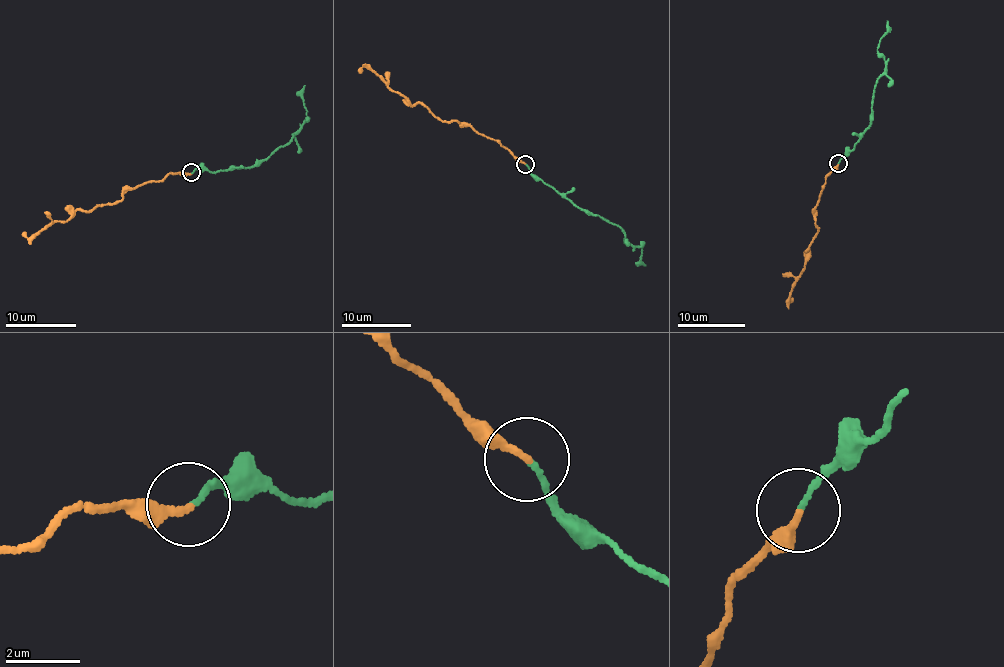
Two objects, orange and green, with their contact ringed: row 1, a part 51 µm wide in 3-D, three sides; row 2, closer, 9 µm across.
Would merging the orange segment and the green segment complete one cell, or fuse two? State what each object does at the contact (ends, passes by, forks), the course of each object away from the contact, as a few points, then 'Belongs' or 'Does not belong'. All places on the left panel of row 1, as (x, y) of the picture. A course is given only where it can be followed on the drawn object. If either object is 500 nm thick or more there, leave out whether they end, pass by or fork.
At the ring orange ends. At the ring green ends. Course of orange: (191, 173), (173, 172), (144, 182), (120, 200), (75, 212), (29, 237), (23, 232). Course of green: (191, 173), (198, 169), (212, 172), (244, 168), (265, 160), (289, 142), (306, 113), (302, 97), (304, 86). Does not belong

